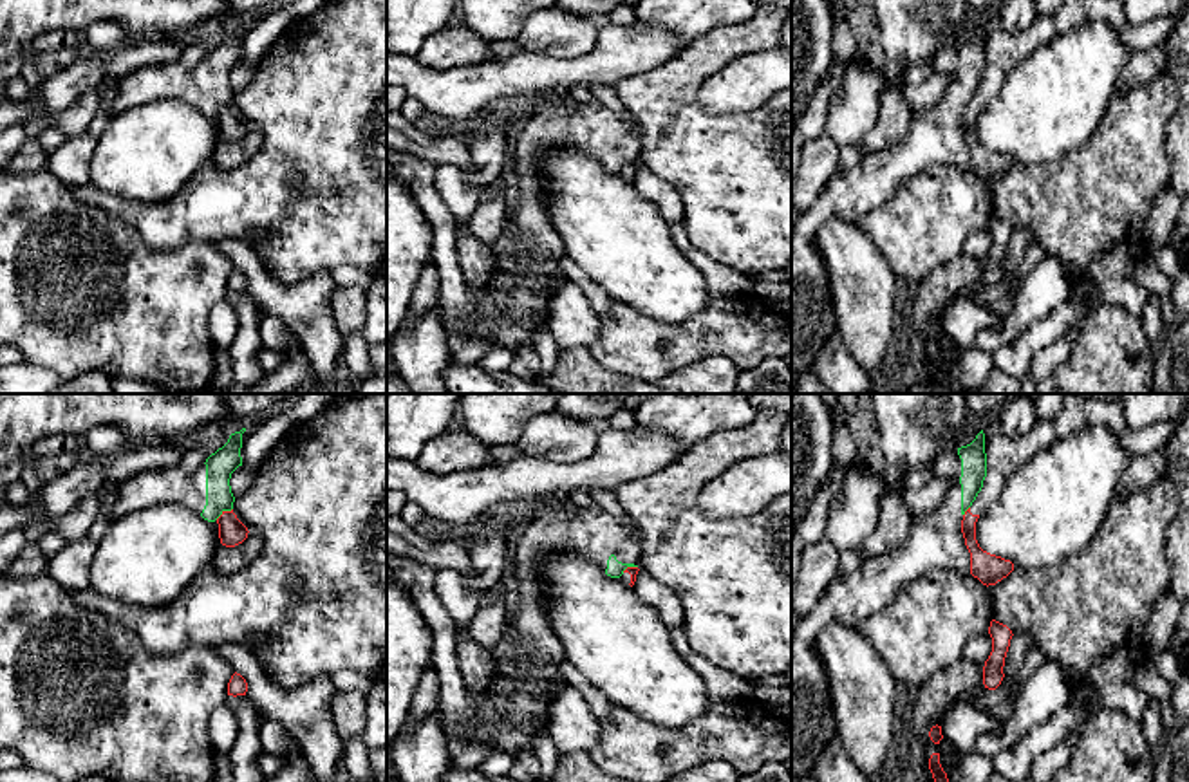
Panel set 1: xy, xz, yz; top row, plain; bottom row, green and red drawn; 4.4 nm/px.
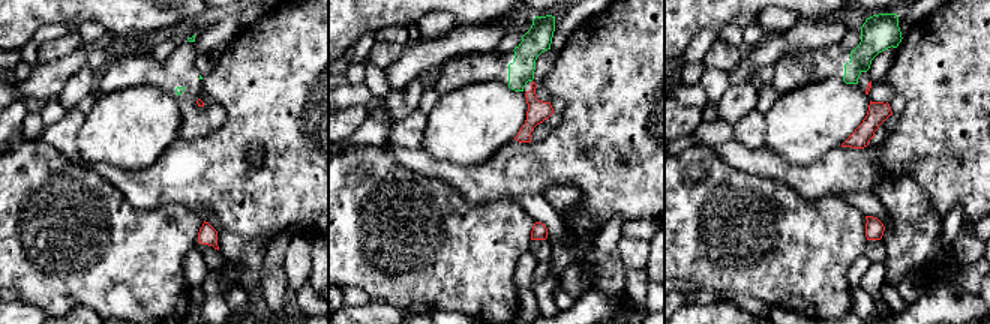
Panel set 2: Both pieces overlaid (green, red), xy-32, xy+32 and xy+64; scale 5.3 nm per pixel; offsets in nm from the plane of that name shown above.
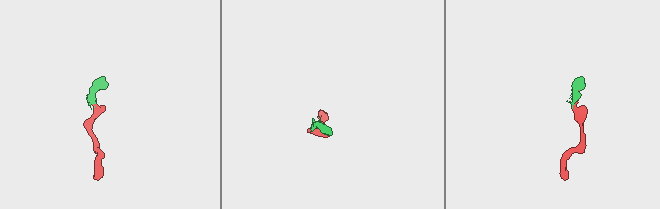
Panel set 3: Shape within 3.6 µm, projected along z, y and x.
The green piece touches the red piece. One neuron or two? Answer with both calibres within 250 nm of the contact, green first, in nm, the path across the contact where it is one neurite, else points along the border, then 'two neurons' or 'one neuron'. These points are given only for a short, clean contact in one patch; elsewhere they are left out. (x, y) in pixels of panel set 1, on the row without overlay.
130/120 nm | along xy (232, 103), (215, 114) | two neurons

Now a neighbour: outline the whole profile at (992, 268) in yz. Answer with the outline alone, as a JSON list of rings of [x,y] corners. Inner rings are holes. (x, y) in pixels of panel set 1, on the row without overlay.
[[[996,215],[990,217],[988,229],[992,233],[992,247],[983,262],[983,280],[988,285],[996,285],[1005,273],[1003,269],[1005,253],[1014,229],[1006,220]]]

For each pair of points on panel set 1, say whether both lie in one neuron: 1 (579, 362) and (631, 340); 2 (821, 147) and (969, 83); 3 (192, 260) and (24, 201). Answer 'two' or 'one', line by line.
1: two
2: two
3: one

